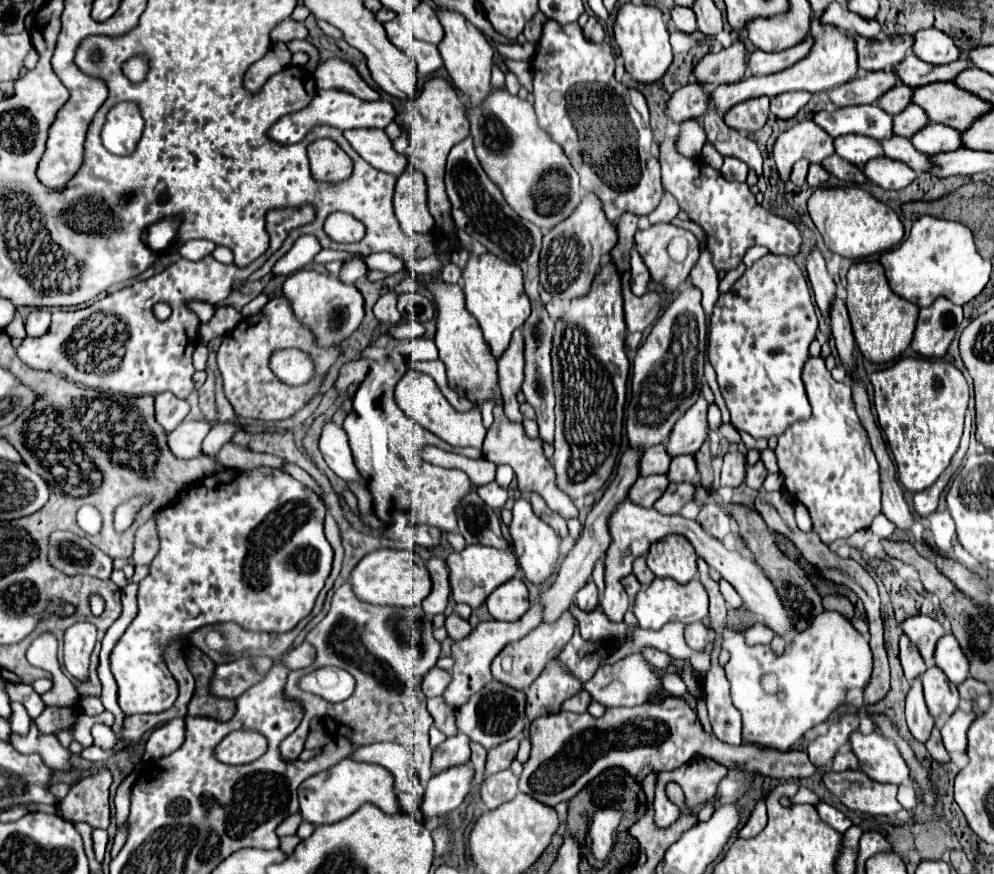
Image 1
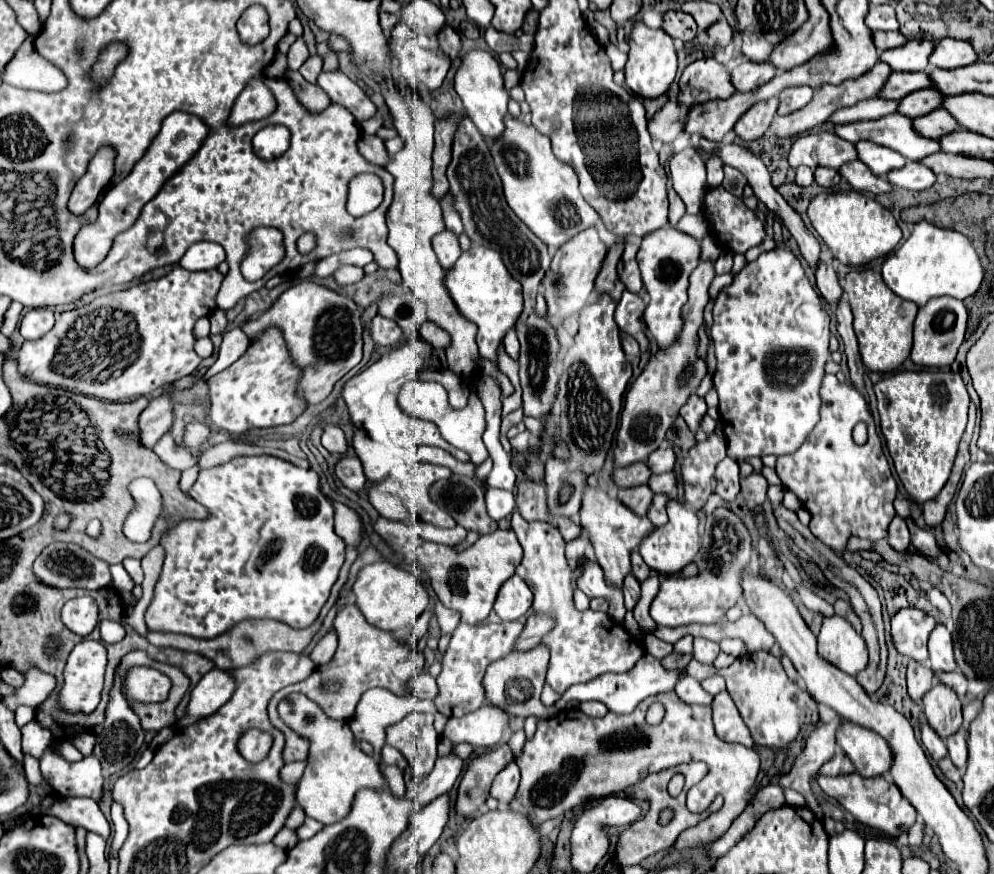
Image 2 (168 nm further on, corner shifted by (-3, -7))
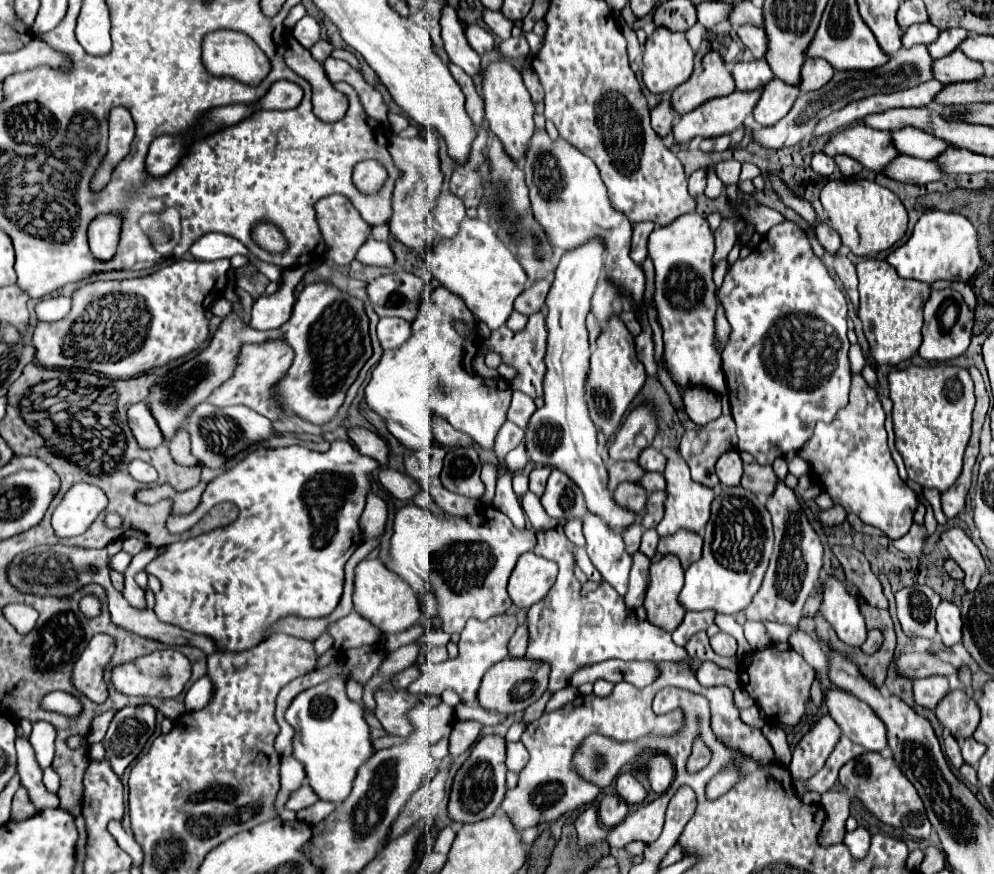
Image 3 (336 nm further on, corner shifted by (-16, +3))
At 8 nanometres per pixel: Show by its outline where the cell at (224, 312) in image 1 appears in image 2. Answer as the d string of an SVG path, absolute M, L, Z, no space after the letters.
M215 309L211 315L209 315L209 321L211 324L210 333L223 333L225 327L227 327L227 317L221 309Z

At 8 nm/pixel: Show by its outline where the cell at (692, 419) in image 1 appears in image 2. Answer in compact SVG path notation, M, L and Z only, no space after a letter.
M665 447L655 449L647 457L647 465L651 467L651 473L655 473L655 475L671 471L673 465L675 465L675 453L673 453L673 449L665 449Z

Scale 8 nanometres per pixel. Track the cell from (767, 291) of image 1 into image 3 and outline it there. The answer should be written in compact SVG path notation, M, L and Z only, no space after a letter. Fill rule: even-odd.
M792 221L780 223L776 227L772 227L762 241L758 243L758 247L746 257L746 259L738 259L726 273L724 277L724 285L718 291L718 299L726 309L726 317L728 323L732 327L730 333L730 341L722 353L722 367L724 367L724 375L726 375L726 385L728 385L728 397L730 397L730 405L732 405L732 417L736 421L738 427L738 451L746 451L750 453L760 465L772 465L772 461L776 457L782 457L788 451L798 451L810 437L814 431L814 425L818 421L830 423L838 409L844 407L848 403L848 391L850 391L850 365L848 365L848 337L846 337L846 297L844 293L838 289L838 285L834 283L834 279L828 275L824 263L814 255L808 235ZM816 321L822 321L826 327L816 327Z

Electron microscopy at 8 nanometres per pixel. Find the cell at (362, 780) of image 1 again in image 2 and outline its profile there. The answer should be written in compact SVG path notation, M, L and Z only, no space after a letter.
M303 693L287 695L279 703L277 711L285 725L289 725L297 735L305 737L311 743L307 755L307 767L297 785L297 801L307 817L313 817L323 825L341 821L351 809L353 797L359 789L363 787L381 789L385 785L377 761L359 749L347 721L337 721L327 717L323 709L315 701L307 699Z

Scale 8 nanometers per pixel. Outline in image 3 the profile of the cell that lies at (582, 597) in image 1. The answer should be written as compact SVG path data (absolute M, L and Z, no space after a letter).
M588 513L584 515L584 537L586 551L598 573L606 583L610 583L620 597L628 591L628 573L632 557L624 549L622 537L616 537L600 517Z

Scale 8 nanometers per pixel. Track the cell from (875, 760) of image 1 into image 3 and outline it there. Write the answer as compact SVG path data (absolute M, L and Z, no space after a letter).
M830 689L826 693L826 705L832 719L852 743L876 753L888 747L886 725L864 701L858 701L842 689Z

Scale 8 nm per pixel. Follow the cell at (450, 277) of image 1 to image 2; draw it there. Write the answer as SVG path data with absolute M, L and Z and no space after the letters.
M443 229L439 235L435 235L433 251L435 251L435 255L437 255L443 269L453 267L453 263L461 255L461 247L459 247L459 241L457 241L455 233L449 231L449 229Z

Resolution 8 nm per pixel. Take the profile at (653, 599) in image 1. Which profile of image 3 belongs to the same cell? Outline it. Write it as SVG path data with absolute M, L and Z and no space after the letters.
M740 485L722 487L722 493L718 497L714 497L714 501L712 501L712 517L704 531L702 557L686 569L686 583L680 591L678 603L686 611L708 611L710 609L718 615L722 615L722 613L736 615L738 611L746 609L764 579L764 573L766 573L766 567L768 567L768 561L772 555L772 541L774 541L774 533L772 533L770 513L758 501L758 497Z

